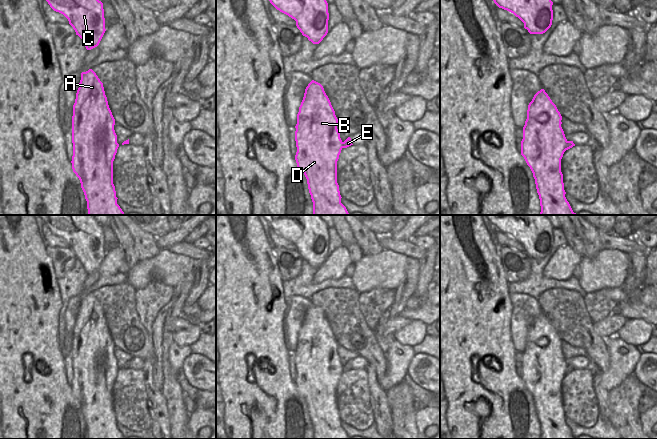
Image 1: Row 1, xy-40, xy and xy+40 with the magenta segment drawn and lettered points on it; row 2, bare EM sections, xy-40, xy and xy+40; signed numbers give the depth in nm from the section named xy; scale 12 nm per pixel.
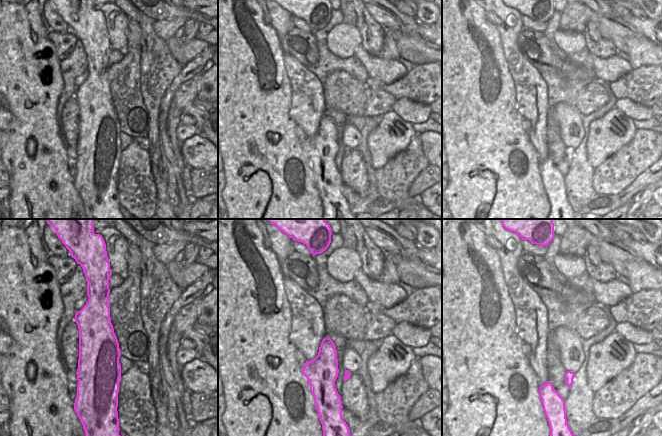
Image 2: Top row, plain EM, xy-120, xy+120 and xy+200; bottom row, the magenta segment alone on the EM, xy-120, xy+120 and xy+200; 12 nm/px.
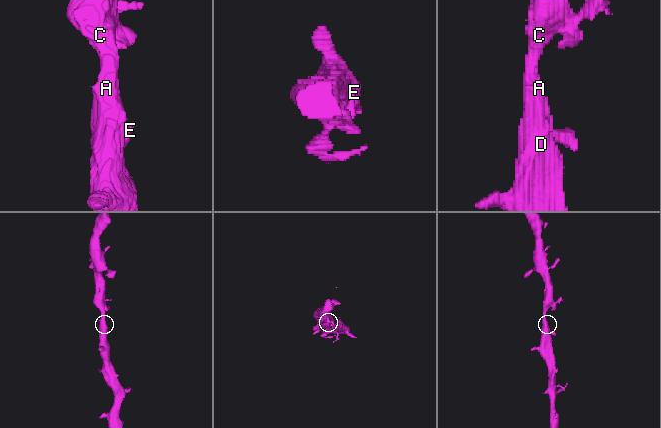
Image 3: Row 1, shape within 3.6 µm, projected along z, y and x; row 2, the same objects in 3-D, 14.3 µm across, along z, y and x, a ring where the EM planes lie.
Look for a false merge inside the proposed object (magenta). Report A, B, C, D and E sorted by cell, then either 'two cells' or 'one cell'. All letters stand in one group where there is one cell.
groups A B C D / E; two cells

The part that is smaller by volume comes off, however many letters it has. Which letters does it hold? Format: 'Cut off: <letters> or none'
Cut off: E

